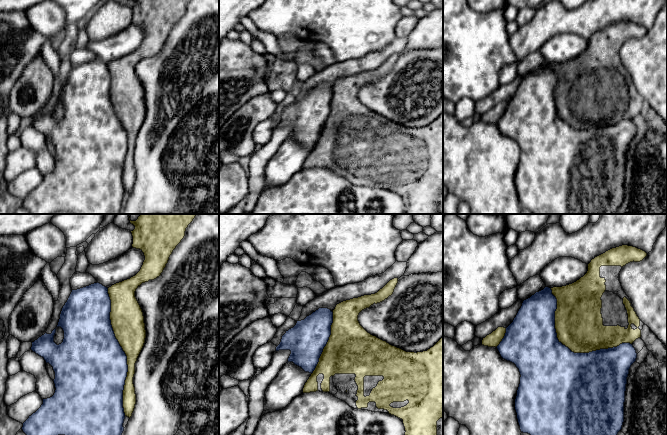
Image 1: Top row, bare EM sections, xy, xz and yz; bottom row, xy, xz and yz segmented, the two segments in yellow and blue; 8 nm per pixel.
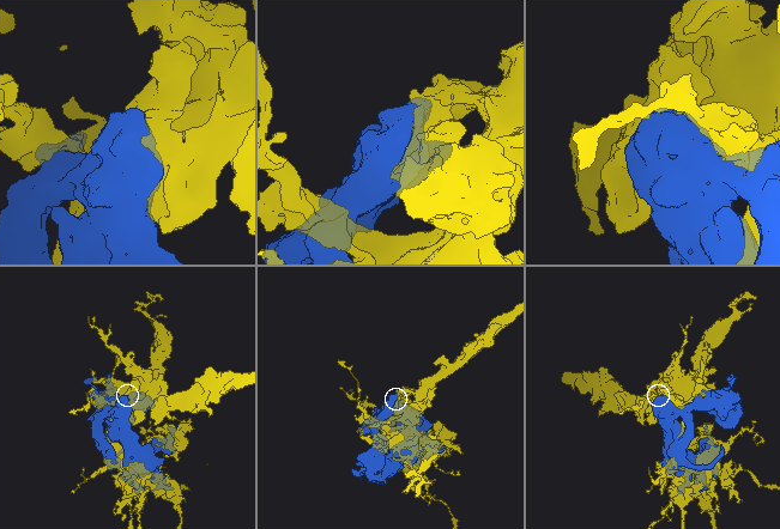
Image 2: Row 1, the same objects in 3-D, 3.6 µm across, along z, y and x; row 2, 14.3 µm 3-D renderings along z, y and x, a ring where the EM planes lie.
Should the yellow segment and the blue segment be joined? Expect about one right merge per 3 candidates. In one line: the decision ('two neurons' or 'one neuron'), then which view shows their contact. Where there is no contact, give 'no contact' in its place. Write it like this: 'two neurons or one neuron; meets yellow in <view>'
two neurons; meets yellow in xy

